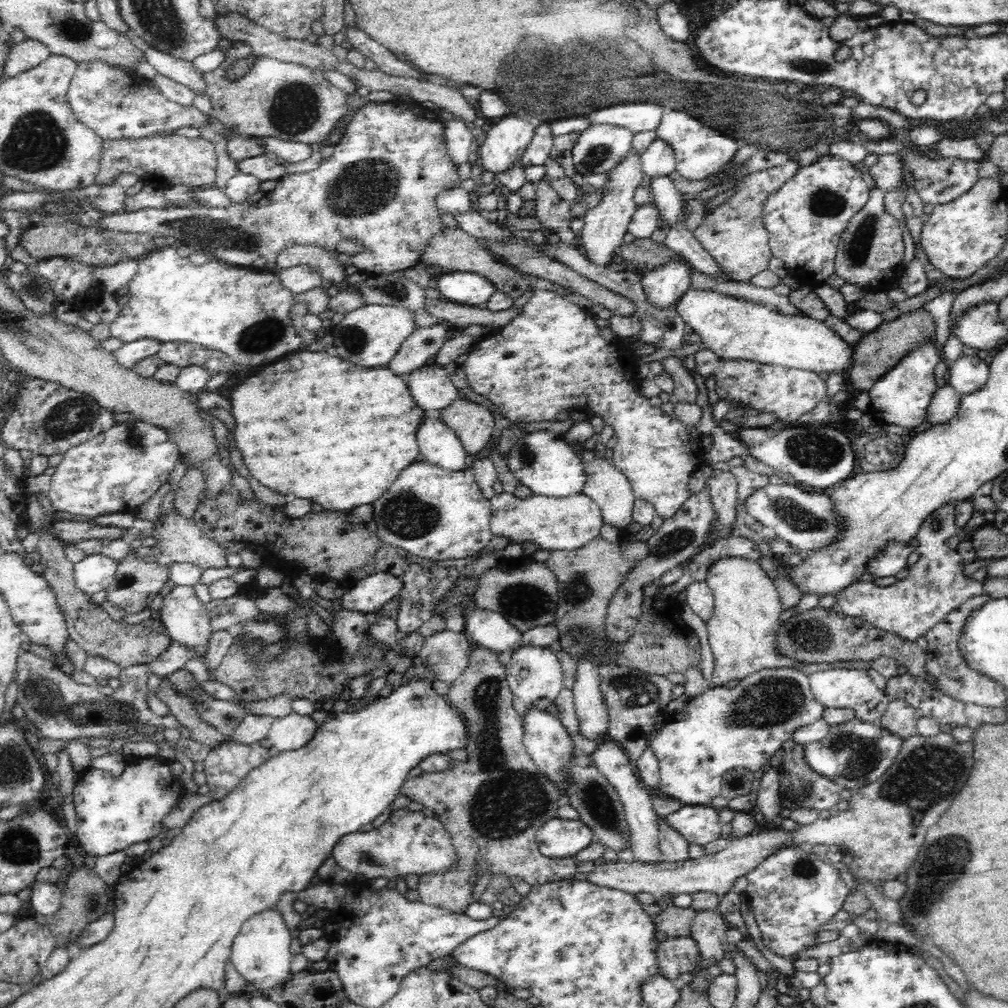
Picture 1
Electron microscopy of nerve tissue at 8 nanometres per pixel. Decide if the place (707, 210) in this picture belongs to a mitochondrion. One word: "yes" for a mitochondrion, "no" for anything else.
no

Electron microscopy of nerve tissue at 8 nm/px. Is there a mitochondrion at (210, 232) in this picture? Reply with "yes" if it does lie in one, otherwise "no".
yes

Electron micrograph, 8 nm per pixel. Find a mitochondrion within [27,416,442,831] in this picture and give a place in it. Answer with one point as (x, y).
(135, 440)

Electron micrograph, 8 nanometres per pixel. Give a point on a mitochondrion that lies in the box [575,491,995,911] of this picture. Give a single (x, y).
(929, 773)

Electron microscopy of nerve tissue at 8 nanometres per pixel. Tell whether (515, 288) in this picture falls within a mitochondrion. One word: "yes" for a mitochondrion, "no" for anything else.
no

